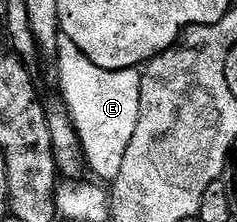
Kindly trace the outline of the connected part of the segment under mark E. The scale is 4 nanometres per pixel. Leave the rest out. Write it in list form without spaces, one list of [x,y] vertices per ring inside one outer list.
[[[64,34],[58,36],[56,62],[62,101],[82,141],[82,155],[86,158],[89,174],[94,174],[91,176],[98,181],[112,181],[120,177],[124,153],[128,153],[132,133],[136,133],[136,125],[140,121],[142,71],[100,69],[100,65],[88,61],[88,57],[76,49],[72,37]]]

